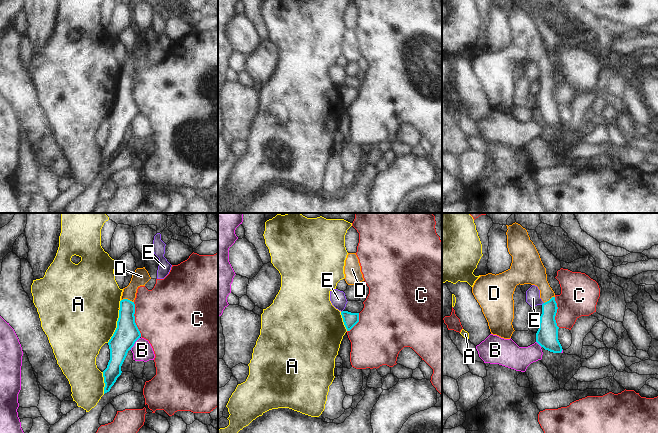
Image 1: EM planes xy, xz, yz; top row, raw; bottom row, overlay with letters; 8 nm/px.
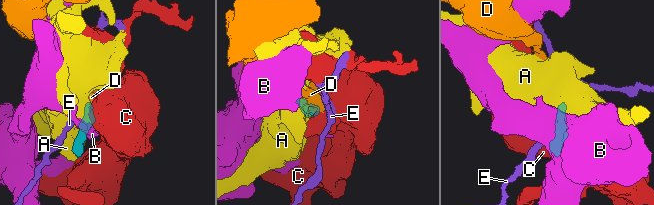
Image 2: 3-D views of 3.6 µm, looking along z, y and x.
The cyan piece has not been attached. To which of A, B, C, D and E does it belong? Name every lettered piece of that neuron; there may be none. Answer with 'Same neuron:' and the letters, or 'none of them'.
Same neuron: D

